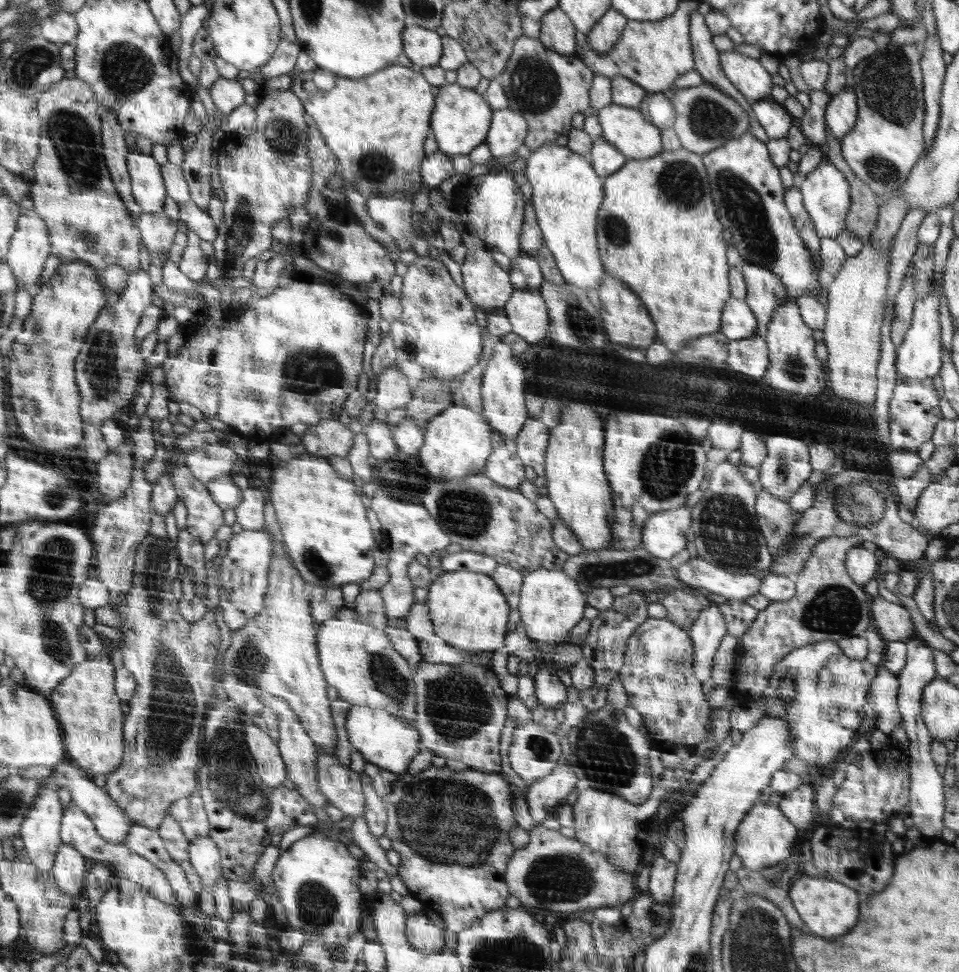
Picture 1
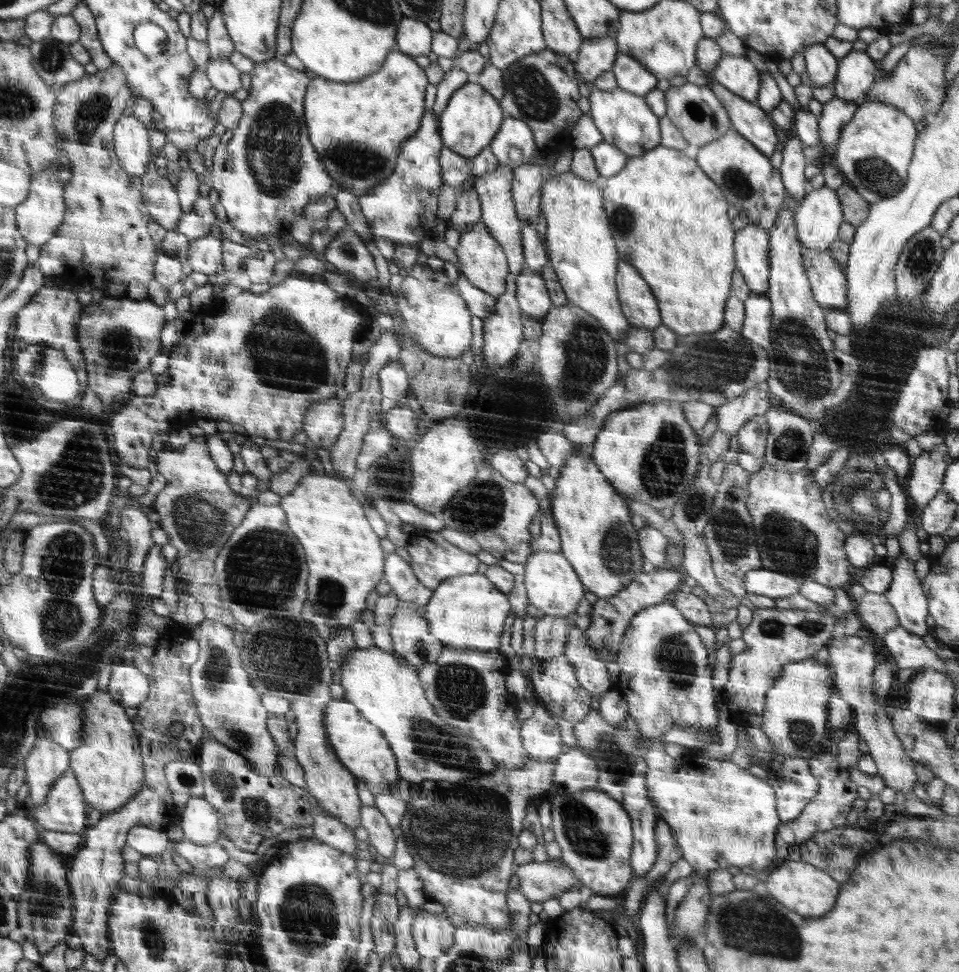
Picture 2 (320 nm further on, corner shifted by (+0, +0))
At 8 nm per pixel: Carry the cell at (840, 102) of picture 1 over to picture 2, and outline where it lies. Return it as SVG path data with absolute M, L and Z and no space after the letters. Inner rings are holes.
M853 50L841 58L837 79L834 80L835 96L855 103L864 99L879 78L869 53Z

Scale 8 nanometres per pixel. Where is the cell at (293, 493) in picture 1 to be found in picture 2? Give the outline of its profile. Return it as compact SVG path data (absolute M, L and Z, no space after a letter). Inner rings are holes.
M329 470L320 475L312 472L306 475L292 492L281 498L279 505L284 509L290 530L305 550L307 567L310 570L308 602L315 606L316 614L328 616L334 624L342 624L342 626L354 624L360 612L366 608L368 594L380 582L382 566L385 566L380 540L366 520L362 506L352 498L348 484Z

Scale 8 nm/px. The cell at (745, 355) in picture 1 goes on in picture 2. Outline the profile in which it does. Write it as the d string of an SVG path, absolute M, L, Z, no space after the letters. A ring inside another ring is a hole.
M751 293L743 304L745 318L740 334L748 342L767 350L772 343L772 301L767 293Z

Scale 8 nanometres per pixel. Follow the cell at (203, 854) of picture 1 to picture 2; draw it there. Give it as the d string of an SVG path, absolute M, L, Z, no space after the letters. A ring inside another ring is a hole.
M203 797L188 800L186 810L180 816L184 839L190 842L207 845L217 842L221 836L217 826L216 810Z

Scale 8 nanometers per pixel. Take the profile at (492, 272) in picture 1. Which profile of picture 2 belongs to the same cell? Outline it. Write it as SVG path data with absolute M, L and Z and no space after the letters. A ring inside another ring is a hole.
M481 221L474 223L470 230L463 232L455 252L461 274L474 286L495 297L505 294L509 264L506 264L504 249L485 224L482 224Z

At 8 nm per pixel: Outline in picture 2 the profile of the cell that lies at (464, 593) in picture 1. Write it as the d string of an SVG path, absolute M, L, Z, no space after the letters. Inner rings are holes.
M484 573L460 574L441 581L426 603L423 615L429 622L429 631L446 646L476 651L497 650L504 620L510 612L506 596Z

